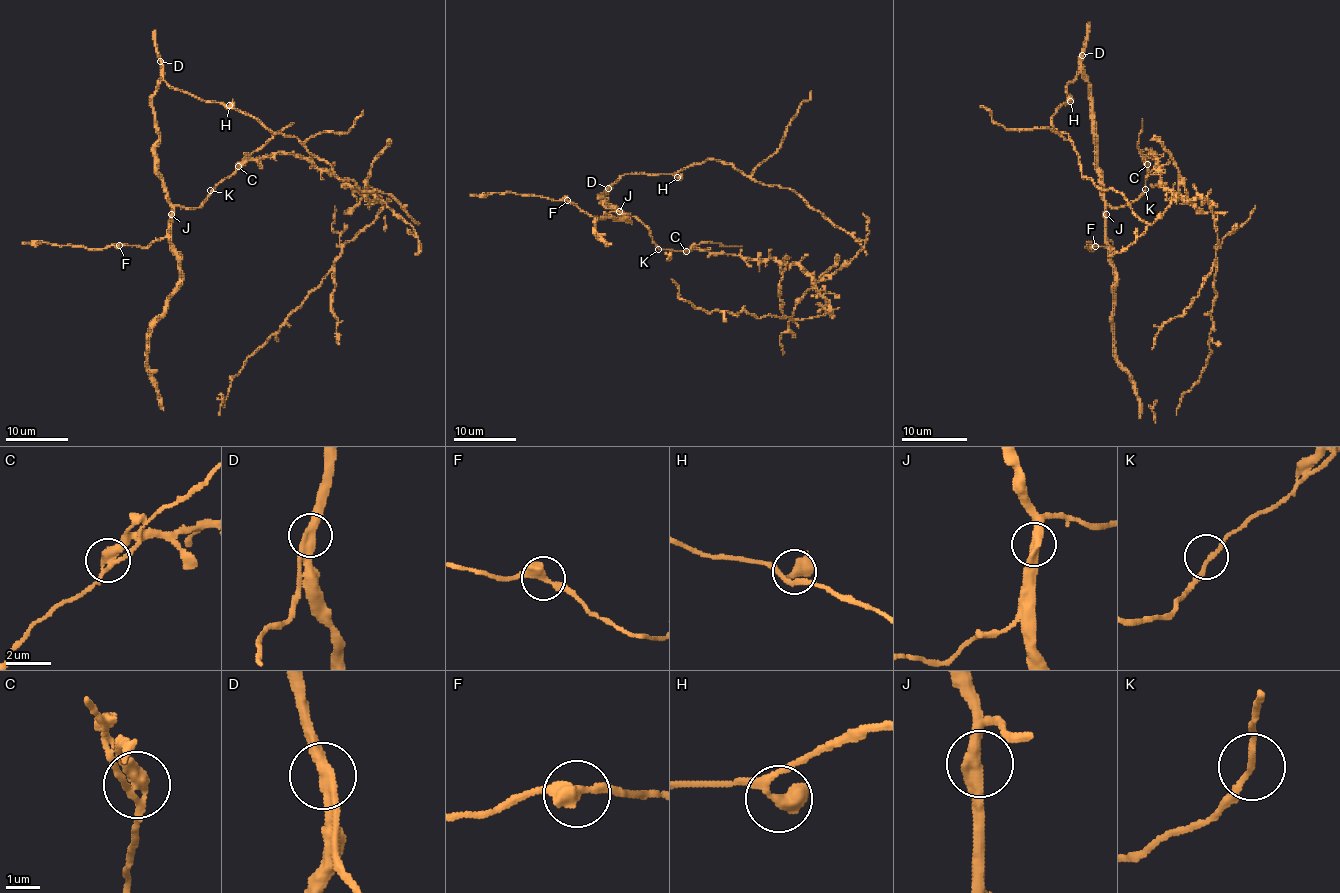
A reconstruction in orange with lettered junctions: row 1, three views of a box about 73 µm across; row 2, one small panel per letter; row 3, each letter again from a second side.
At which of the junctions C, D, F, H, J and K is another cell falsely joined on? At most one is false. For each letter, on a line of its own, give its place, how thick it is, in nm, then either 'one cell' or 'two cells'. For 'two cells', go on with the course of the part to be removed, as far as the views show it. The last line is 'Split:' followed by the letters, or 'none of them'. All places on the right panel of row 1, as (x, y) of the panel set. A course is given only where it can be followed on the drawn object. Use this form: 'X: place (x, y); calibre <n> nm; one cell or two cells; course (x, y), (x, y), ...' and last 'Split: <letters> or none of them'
C: place (1147, 164); calibre 400 nm; two cells
D: place (1082, 55); calibre 400 nm; one cell
F: place (1095, 246); calibre 400 nm; one cell
H: place (1070, 101); calibre 440 nm; one cell
J: place (1106, 214); calibre 400 nm; one cell
K: place (1145, 189); calibre 180 nm; one cell
Split: C

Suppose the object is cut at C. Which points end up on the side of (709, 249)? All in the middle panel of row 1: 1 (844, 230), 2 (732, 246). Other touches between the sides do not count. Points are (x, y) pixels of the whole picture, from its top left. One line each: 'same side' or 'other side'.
1: other side
2: other side

